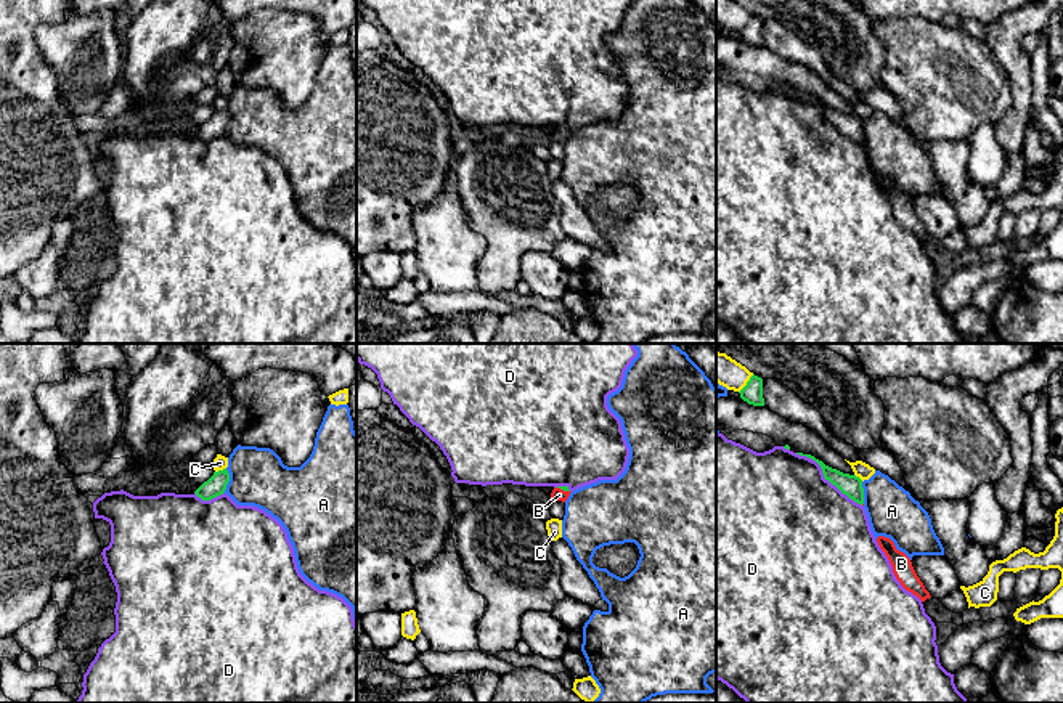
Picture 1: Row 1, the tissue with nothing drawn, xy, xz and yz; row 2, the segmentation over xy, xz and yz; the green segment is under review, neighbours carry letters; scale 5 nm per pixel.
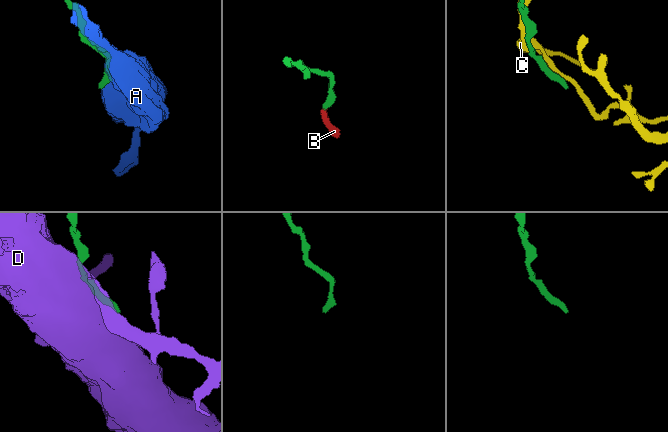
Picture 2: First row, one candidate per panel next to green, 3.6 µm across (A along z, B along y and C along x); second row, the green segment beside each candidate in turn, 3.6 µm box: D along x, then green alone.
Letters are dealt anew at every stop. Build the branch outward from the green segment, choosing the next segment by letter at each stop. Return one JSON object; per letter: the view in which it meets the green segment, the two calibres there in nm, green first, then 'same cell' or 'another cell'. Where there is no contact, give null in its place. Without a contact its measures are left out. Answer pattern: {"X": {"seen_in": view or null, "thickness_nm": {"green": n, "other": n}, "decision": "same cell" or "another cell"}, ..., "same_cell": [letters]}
{"A": {"seen_in": "xy", "thickness_nm": {"green": 100, "other": 280}, "decision": "another cell"}, "B": {"seen_in": "xz", "thickness_nm": {"green": 30, "other": 60}, "decision": "same cell"}, "C": {"seen_in": "yz", "thickness_nm": {"green": 100, "other": 150}, "decision": "another cell"}, "D": {"seen_in": "yz", "thickness_nm": {"green": 110, "other": 500}, "decision": "another cell"}, "same_cell": ["B"]}

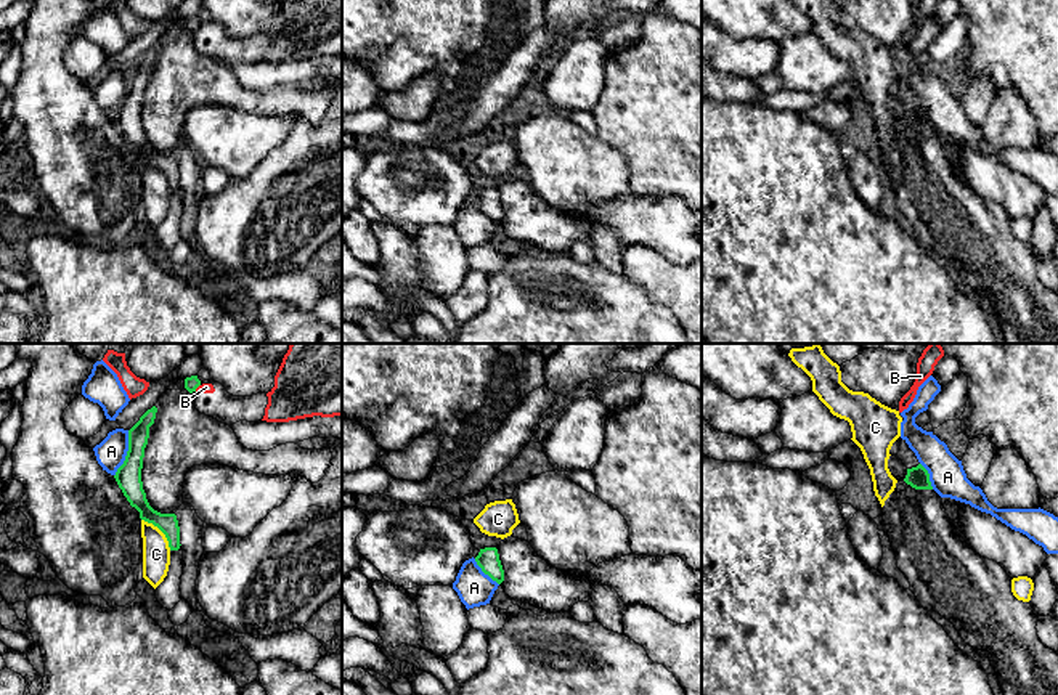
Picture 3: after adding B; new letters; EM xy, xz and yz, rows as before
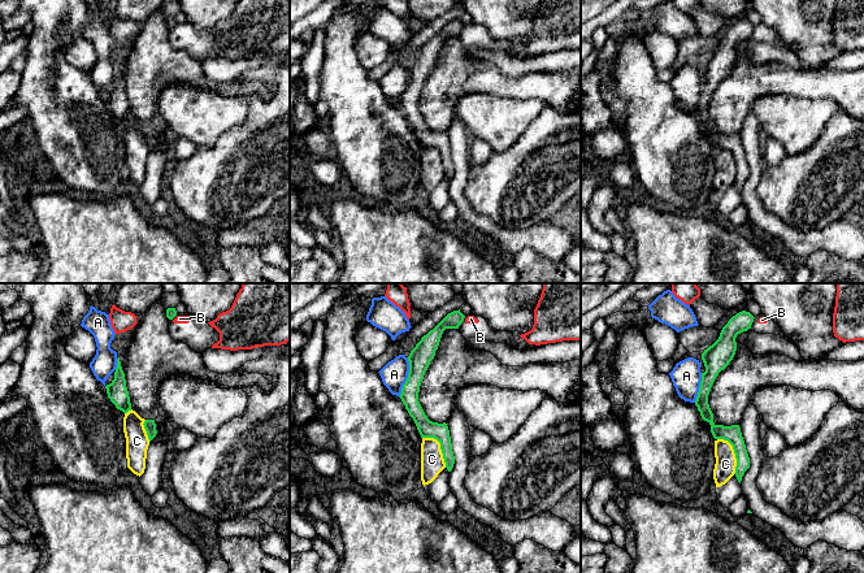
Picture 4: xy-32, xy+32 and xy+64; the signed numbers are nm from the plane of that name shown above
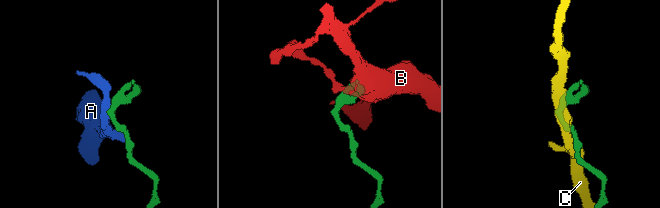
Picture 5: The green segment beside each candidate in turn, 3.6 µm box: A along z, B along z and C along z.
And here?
{"A": {"seen_in": "xy", "thickness_nm": {"green": 130, "other": 150}, "decision": "another cell"}, "B": {"seen_in": "xy", "thickness_nm": {"green": 70, "other": 50}, "decision": "another cell"}, "C": {"seen_in": "xy", "thickness_nm": {"green": 100, "other": 140}, "decision": "another cell"}, "same_cell": []}

